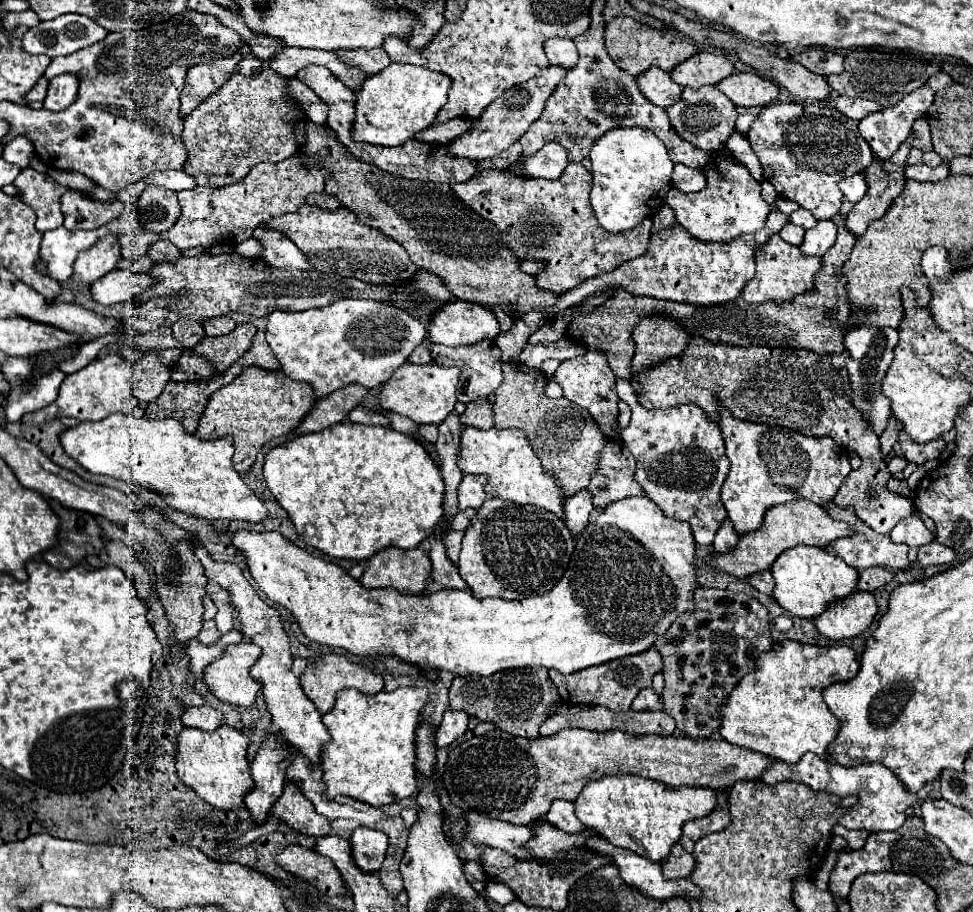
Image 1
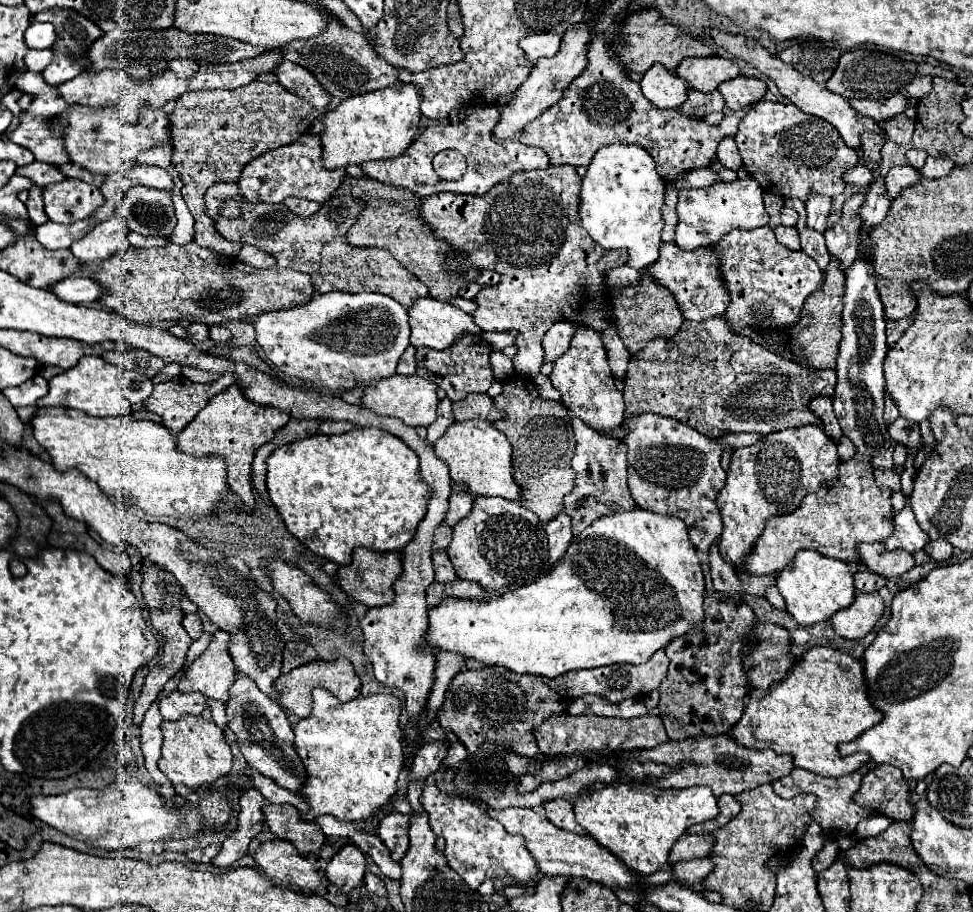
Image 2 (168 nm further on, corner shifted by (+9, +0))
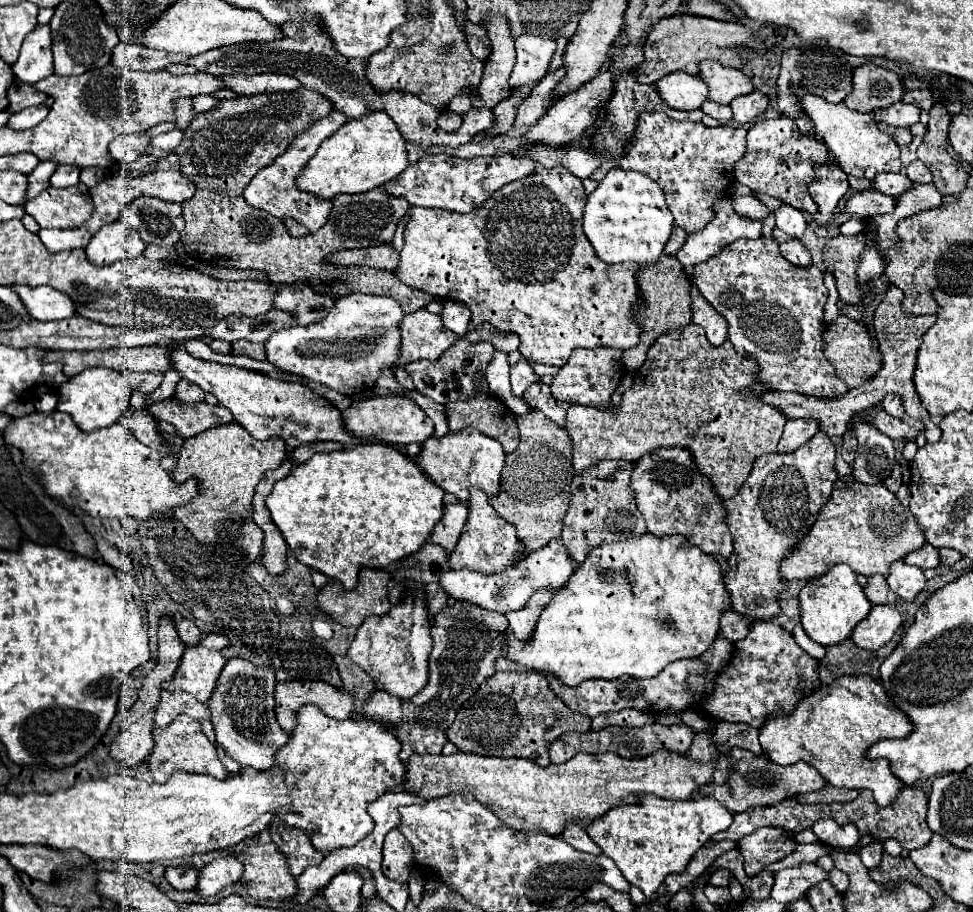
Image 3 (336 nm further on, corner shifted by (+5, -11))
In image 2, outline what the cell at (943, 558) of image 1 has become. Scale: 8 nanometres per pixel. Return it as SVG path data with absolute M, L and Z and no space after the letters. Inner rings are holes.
M938 539L938 541L930 541L930 543L924 547L924 551L926 551L932 559L936 559L936 561L946 561L946 559L952 557L954 547L952 547L948 541Z

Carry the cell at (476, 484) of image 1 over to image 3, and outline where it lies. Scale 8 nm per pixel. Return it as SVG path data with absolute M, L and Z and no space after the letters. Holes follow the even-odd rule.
M450 504L446 506L442 522L434 528L434 536L430 538L432 542L444 546L448 552L452 552L454 544L458 542L458 536L462 532L462 526L468 520L468 506L466 504Z

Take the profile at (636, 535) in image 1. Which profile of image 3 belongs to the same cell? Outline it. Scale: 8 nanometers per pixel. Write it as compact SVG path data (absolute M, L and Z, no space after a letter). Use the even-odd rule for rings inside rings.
M644 532L642 536L634 536L634 538L628 538L628 540L622 540L622 542L600 544L600 546L592 548L590 554L586 556L586 560L574 570L574 574L570 576L568 584L562 586L554 594L554 598L550 600L550 604L546 606L546 610L542 610L542 614L540 614L540 618L536 622L534 634L528 640L524 640L524 642L518 640L510 630L502 632L502 648L504 648L502 650L502 656L506 656L510 662L514 662L520 668L542 672L542 674L554 674L562 684L568 684L568 686L576 686L576 684L580 684L584 680L590 680L590 678L614 680L614 678L620 678L624 674L634 676L634 678L652 678L666 664L670 664L674 660L698 658L702 652L706 652L708 646L712 644L712 640L718 634L718 618L720 618L720 612L724 608L730 608L730 596L728 596L726 588L724 588L720 566L718 566L718 562L710 554L704 554L700 548L696 548L692 542L688 542L686 536L680 536L680 534L654 536L650 532Z

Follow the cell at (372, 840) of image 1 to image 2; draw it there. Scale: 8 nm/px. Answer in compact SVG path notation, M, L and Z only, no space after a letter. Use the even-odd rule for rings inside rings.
M344 845L328 863L326 877L342 893L362 887L366 873L366 857L356 845Z

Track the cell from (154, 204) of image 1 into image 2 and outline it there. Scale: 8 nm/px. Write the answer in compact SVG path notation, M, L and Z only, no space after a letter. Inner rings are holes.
M142 185L126 191L114 215L122 217L128 223L130 231L152 237L168 239L176 225L170 193Z

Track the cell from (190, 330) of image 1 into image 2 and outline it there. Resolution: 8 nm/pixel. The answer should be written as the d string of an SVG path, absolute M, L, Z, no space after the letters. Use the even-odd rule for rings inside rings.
M192 323L188 327L188 333L194 341L208 341L208 325L202 325L202 323Z

